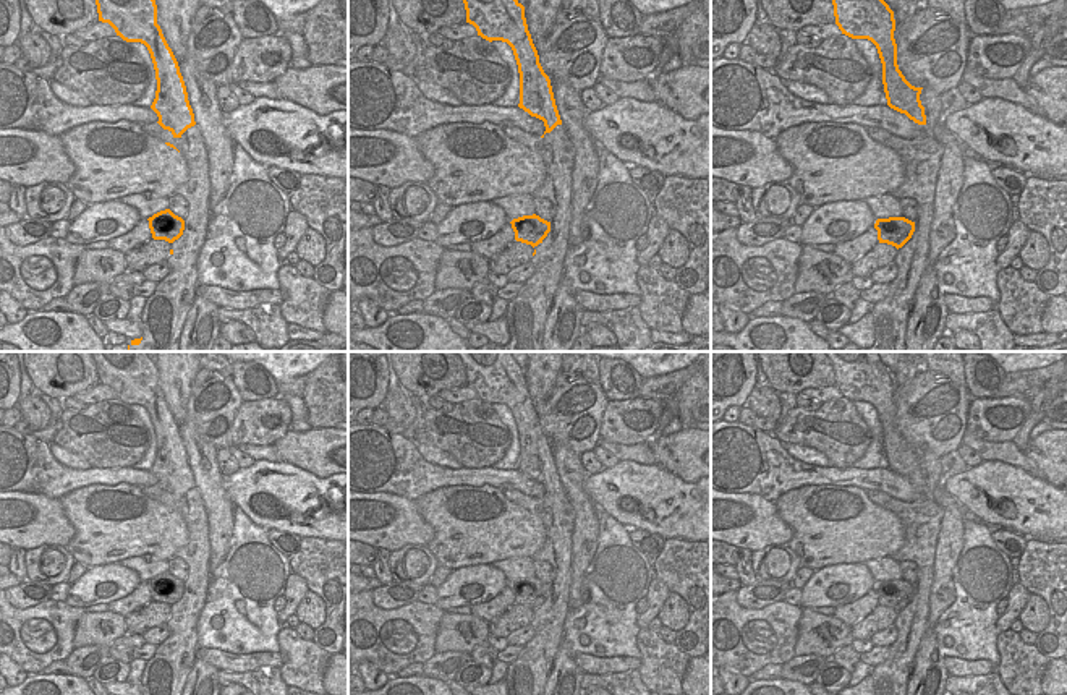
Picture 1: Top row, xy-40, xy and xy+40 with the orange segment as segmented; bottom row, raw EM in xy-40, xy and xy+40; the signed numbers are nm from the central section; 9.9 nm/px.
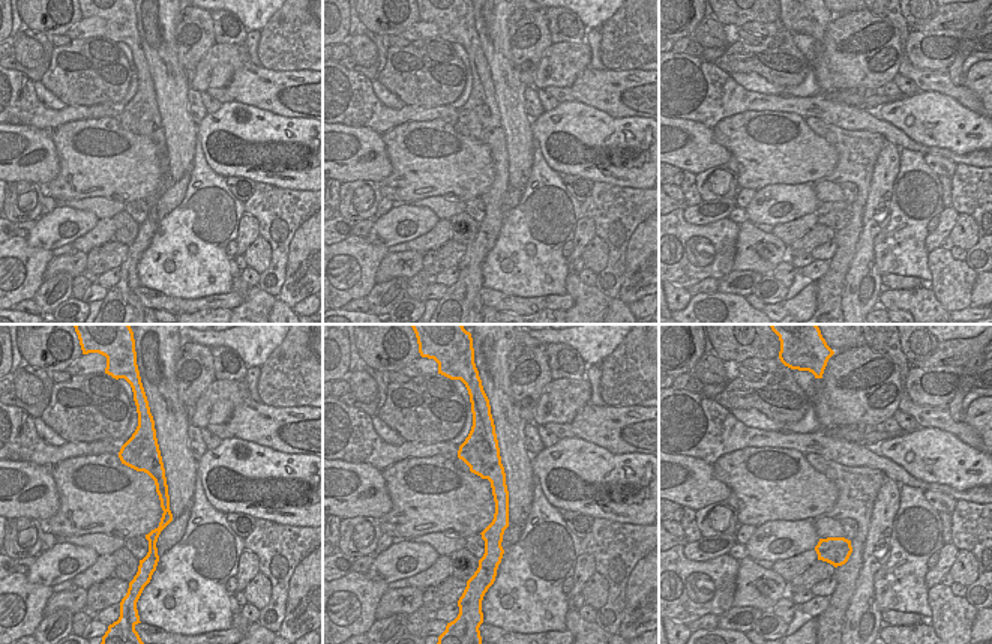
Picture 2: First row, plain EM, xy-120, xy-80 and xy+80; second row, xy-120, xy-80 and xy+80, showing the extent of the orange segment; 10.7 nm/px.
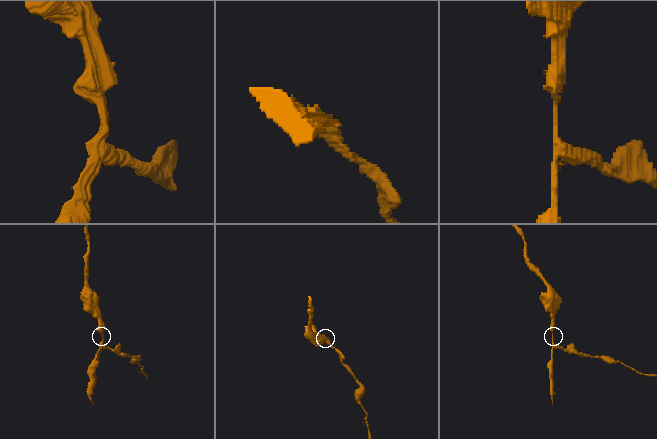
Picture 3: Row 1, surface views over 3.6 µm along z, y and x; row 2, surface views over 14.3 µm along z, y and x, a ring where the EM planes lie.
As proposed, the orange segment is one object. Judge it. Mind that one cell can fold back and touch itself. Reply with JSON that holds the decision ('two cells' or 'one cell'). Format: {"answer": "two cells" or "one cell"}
{"answer": "two cells"}

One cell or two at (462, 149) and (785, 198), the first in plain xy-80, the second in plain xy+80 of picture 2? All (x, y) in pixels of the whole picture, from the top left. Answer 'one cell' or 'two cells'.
two cells

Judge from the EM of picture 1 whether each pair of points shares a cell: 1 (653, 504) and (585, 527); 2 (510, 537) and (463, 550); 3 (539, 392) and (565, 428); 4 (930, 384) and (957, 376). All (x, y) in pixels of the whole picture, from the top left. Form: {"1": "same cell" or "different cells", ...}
{"1": "different cells", "2": "same cell", "3": "different cells", "4": "different cells"}

